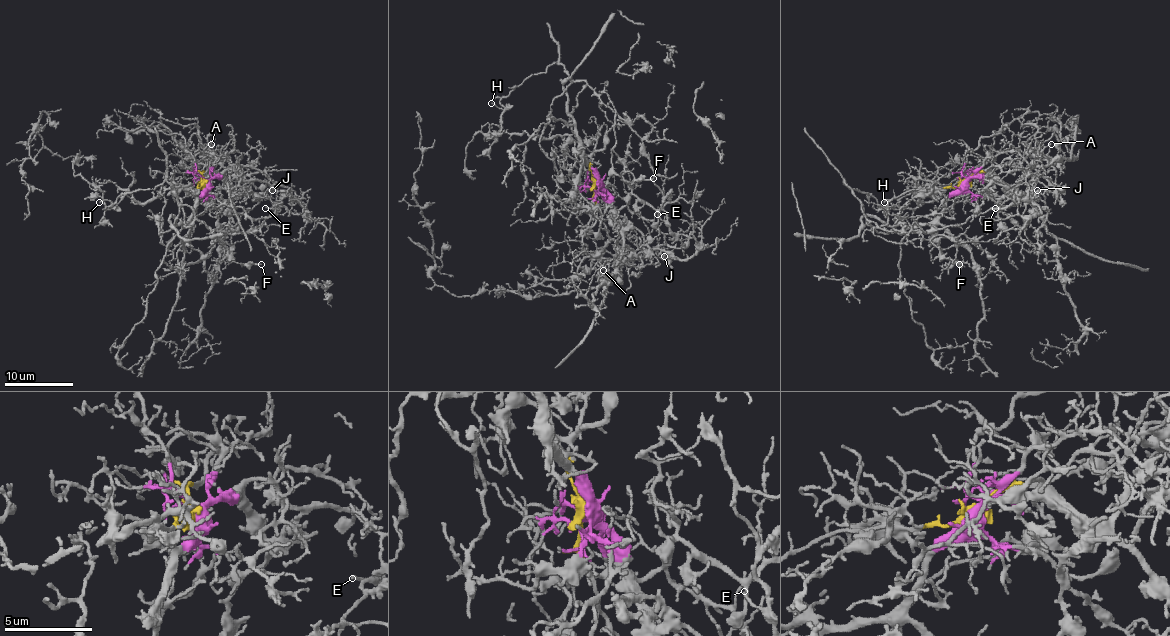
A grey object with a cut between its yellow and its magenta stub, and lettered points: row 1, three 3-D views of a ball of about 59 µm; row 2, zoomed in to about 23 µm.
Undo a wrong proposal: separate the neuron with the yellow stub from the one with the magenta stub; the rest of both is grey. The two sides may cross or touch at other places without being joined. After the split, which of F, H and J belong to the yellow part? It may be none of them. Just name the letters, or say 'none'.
F, H

